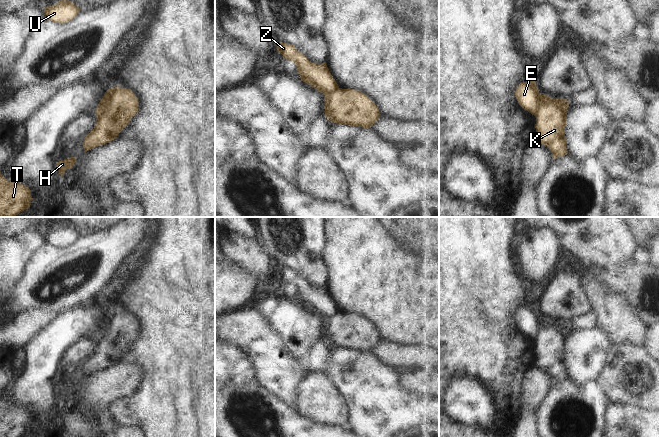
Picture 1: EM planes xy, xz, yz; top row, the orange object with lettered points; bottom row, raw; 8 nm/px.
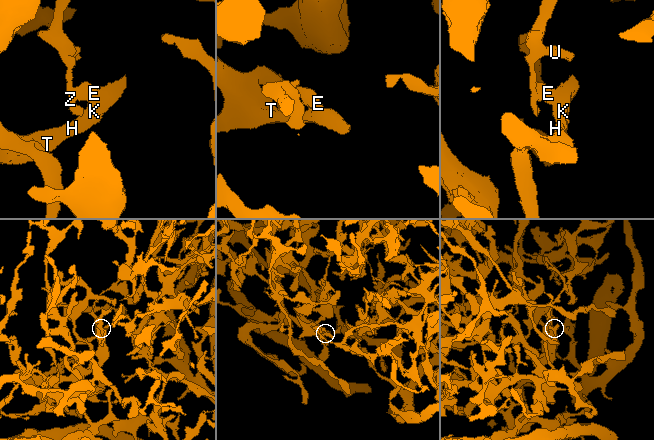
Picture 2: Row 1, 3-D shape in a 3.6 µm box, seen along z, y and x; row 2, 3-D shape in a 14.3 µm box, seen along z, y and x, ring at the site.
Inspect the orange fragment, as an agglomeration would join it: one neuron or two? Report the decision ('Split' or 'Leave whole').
Split.

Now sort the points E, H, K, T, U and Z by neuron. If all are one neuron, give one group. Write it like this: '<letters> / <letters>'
E U Z / H K T

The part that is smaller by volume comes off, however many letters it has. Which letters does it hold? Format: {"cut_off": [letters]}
{"cut_off": ["E", "U", "Z"]}

